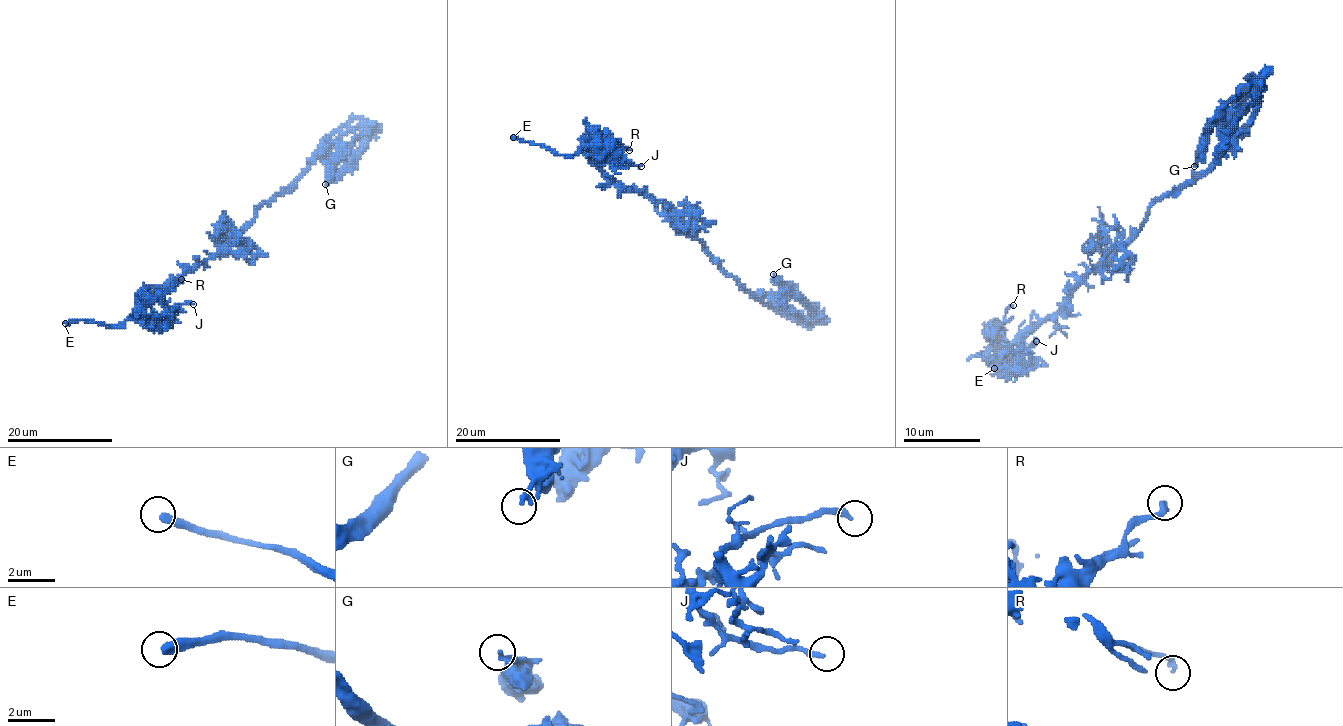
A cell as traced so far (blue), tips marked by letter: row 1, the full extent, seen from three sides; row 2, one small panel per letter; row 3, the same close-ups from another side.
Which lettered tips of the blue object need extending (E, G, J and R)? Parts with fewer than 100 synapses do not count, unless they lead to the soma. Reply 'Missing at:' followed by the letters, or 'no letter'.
Missing at: E

